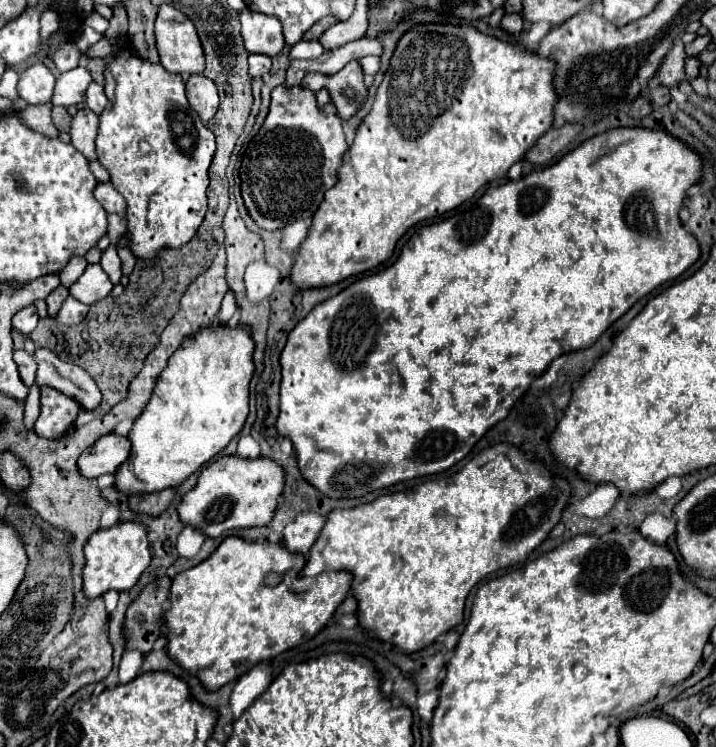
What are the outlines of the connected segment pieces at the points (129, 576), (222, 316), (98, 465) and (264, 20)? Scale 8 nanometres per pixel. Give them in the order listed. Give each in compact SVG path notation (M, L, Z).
M117 523L109 529L101 529L93 533L93 537L89 537L83 551L85 551L83 593L89 599L101 597L111 589L129 591L151 563L147 531L141 523Z
M229 291L229 293L223 297L223 305L221 305L221 309L219 309L217 321L219 321L221 325L227 325L227 323L229 323L229 319L235 315L235 311L237 311L237 303L235 303L233 293Z
M115 433L103 435L97 439L85 453L81 453L77 465L79 473L87 479L95 479L103 473L113 473L123 461L127 461L131 451L131 443L127 437L119 437Z
M249 9L241 11L241 37L249 53L273 57L285 47L279 19Z

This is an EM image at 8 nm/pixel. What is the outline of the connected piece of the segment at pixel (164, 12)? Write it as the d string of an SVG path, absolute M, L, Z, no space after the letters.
M161 5L155 19L155 37L161 65L169 73L203 73L205 55L195 25L173 5Z

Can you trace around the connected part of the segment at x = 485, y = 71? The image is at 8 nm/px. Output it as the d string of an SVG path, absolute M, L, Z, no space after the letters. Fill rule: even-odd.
M421 25L421 27L405 33L401 37L393 57L391 57L389 71L385 73L385 77L377 89L375 103L373 103L369 115L363 119L361 127L357 129L355 141L349 149L349 161L351 163L341 165L341 169L337 173L337 183L329 191L325 191L325 197L323 197L317 213L313 215L309 233L297 251L297 259L295 259L295 265L291 269L291 277L289 277L291 283L297 289L329 287L329 285L335 285L335 283L351 277L351 275L365 273L365 271L385 263L393 255L395 243L403 237L403 233L409 227L413 227L415 223L419 223L423 219L433 219L433 217L439 217L439 215L459 207L461 203L471 199L479 187L483 187L491 181L503 179L507 175L507 169L525 155L525 149L535 145L535 141L541 137L541 133L551 129L555 101L557 101L557 93L553 89L553 61L551 59L537 57L533 51L525 51L525 49L519 49L517 45L487 37L487 35L483 35L477 29L467 27L467 25L461 25L461 27L455 27L455 25Z

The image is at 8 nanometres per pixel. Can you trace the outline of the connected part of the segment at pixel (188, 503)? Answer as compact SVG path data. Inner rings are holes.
M235 455L221 457L207 465L197 485L185 493L177 505L177 513L183 525L199 529L203 535L215 539L231 529L263 527L271 521L277 501L283 491L283 469L271 459L239 459Z

